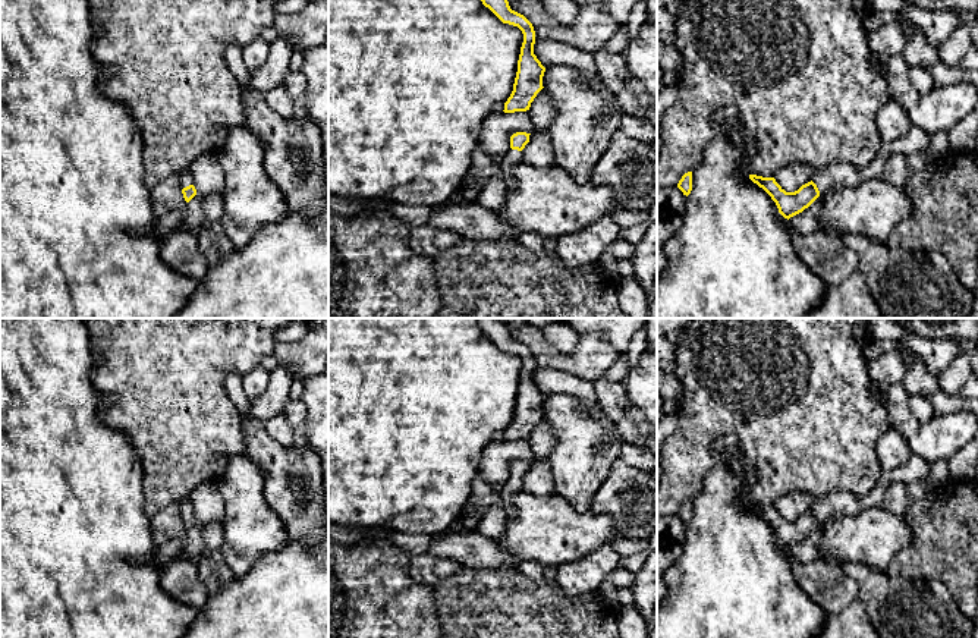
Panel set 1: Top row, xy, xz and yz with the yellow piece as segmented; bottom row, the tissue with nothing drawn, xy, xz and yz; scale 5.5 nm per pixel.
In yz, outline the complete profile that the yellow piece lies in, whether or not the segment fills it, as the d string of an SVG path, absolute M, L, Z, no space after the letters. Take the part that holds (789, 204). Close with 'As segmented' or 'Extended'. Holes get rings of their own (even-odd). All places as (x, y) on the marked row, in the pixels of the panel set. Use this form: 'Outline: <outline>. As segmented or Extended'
Outline: M912 125L902 138L883 142L871 164L856 167L850 163L833 163L826 169L817 170L812 180L795 192L786 192L774 177L749 175L749 179L771 197L779 213L789 220L808 208L818 197L824 197L836 185L856 186L867 179L881 177L884 163L891 154L902 153L908 155L913 151L922 151L931 136L931 133Z. Extended

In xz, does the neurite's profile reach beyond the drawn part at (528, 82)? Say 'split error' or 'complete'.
complete

